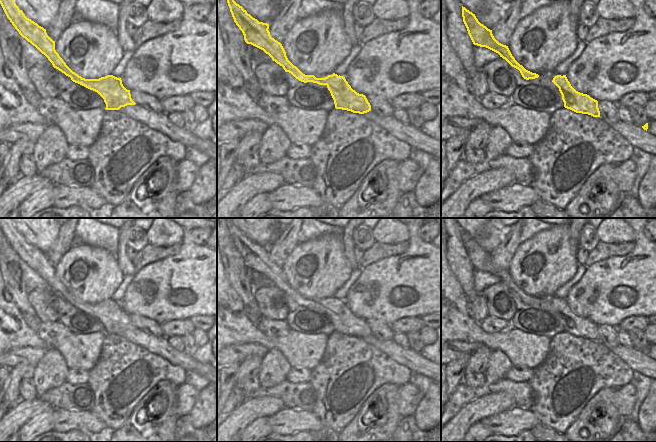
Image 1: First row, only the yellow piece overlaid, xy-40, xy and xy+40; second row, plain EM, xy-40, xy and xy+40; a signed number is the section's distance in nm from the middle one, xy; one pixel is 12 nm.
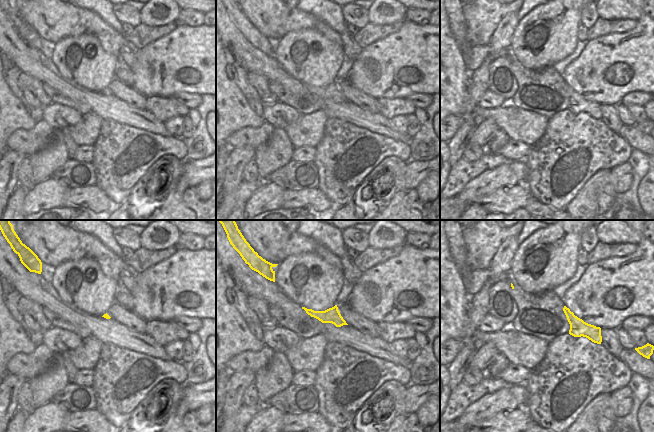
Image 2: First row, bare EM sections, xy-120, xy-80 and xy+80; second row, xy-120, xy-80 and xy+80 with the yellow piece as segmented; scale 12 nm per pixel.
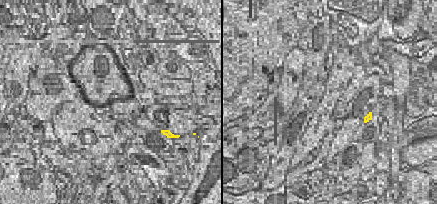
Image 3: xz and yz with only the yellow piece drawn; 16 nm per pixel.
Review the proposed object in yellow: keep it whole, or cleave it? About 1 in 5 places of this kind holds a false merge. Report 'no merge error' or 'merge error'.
no merge error

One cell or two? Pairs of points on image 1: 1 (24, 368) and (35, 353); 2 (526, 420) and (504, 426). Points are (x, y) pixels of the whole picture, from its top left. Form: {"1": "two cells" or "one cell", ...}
{"1": "two cells", "2": "one cell"}

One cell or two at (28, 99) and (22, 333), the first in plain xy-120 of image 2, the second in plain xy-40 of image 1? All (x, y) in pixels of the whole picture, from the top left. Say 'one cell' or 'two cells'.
two cells

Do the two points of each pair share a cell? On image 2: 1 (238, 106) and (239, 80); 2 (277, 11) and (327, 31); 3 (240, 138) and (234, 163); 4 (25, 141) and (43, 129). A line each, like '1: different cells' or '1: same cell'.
1: different cells
2: same cell
3: different cells
4: same cell

